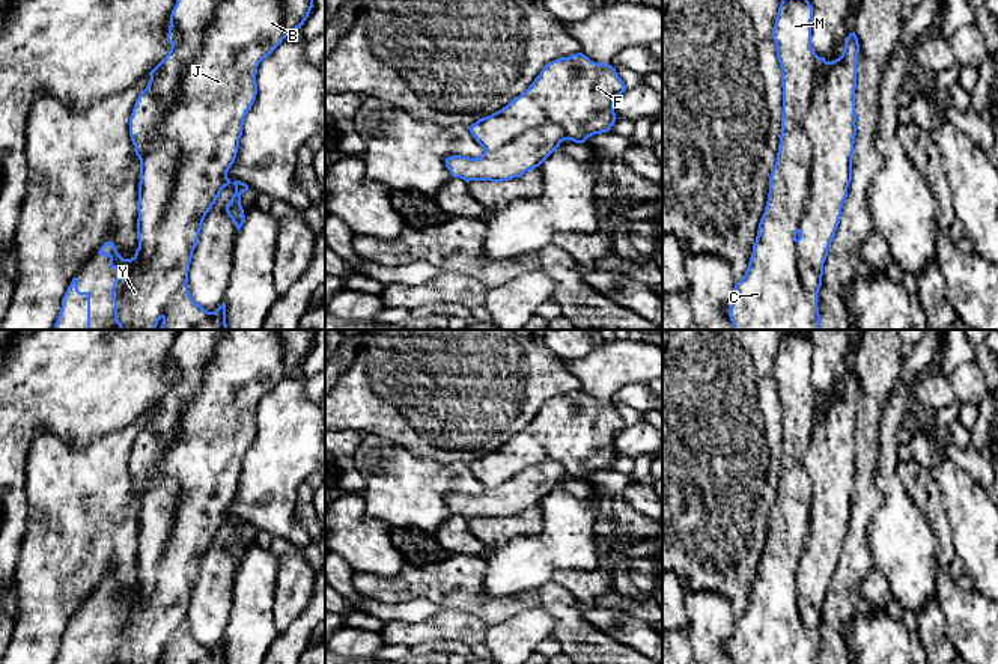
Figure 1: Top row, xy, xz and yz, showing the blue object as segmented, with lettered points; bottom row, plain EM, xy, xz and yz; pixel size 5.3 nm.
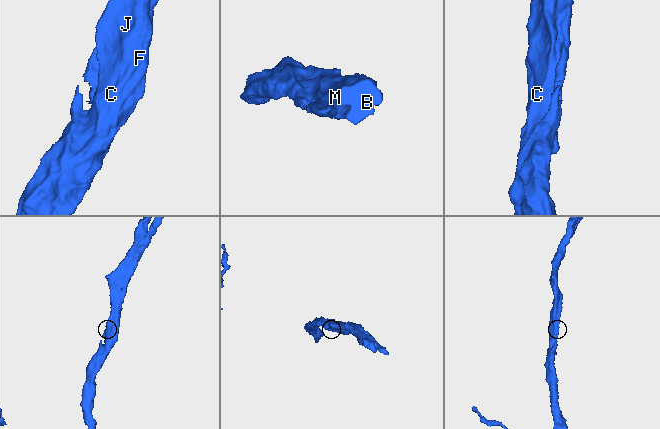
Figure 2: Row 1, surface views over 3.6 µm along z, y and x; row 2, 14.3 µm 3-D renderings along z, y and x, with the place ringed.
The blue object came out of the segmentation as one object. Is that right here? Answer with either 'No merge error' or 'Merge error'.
No merge error

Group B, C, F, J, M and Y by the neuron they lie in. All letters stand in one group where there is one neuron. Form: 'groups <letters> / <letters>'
groups B C F J M Y

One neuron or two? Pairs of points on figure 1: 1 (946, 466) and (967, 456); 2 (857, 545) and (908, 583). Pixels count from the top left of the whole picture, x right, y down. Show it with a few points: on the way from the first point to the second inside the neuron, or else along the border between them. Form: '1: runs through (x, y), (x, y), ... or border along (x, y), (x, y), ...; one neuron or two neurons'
1: border along (944, 450), (953, 462), (980, 485); two neurons
2: border along (872, 520), (869, 526), (869, 548), (875, 566); two neurons

